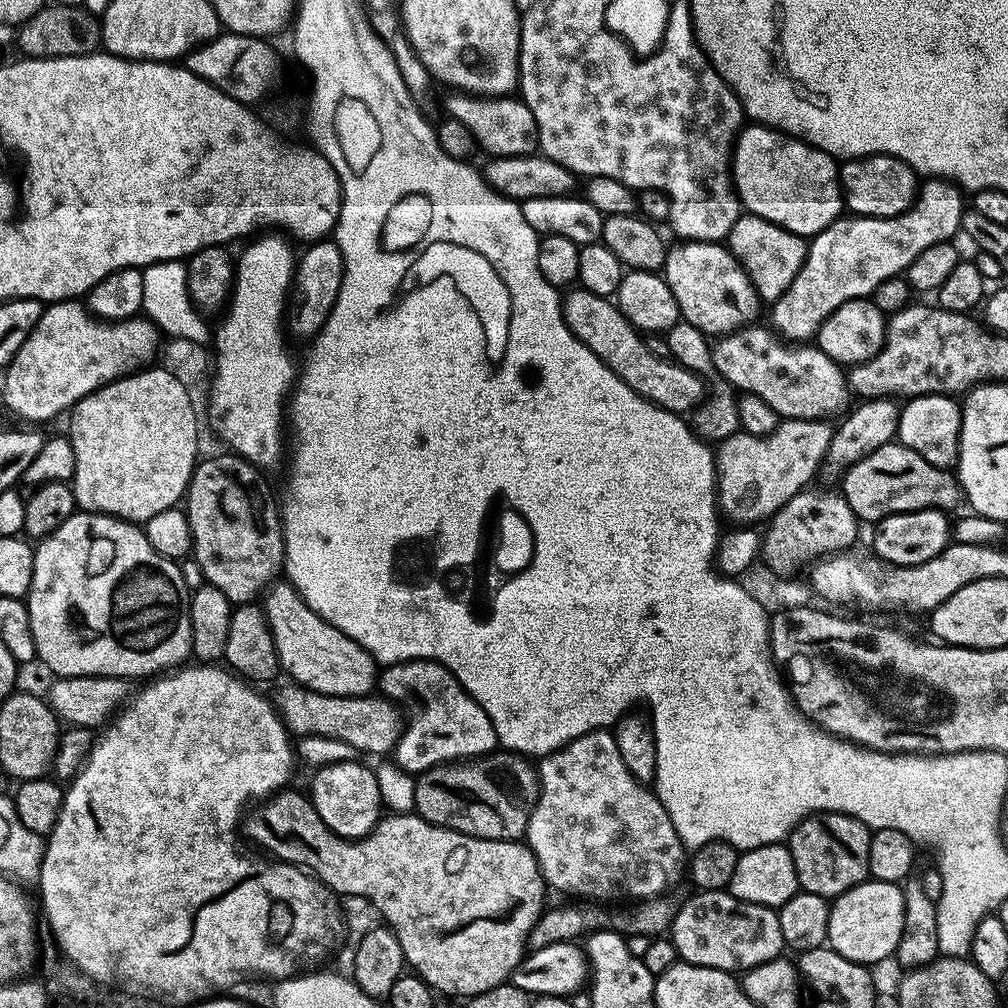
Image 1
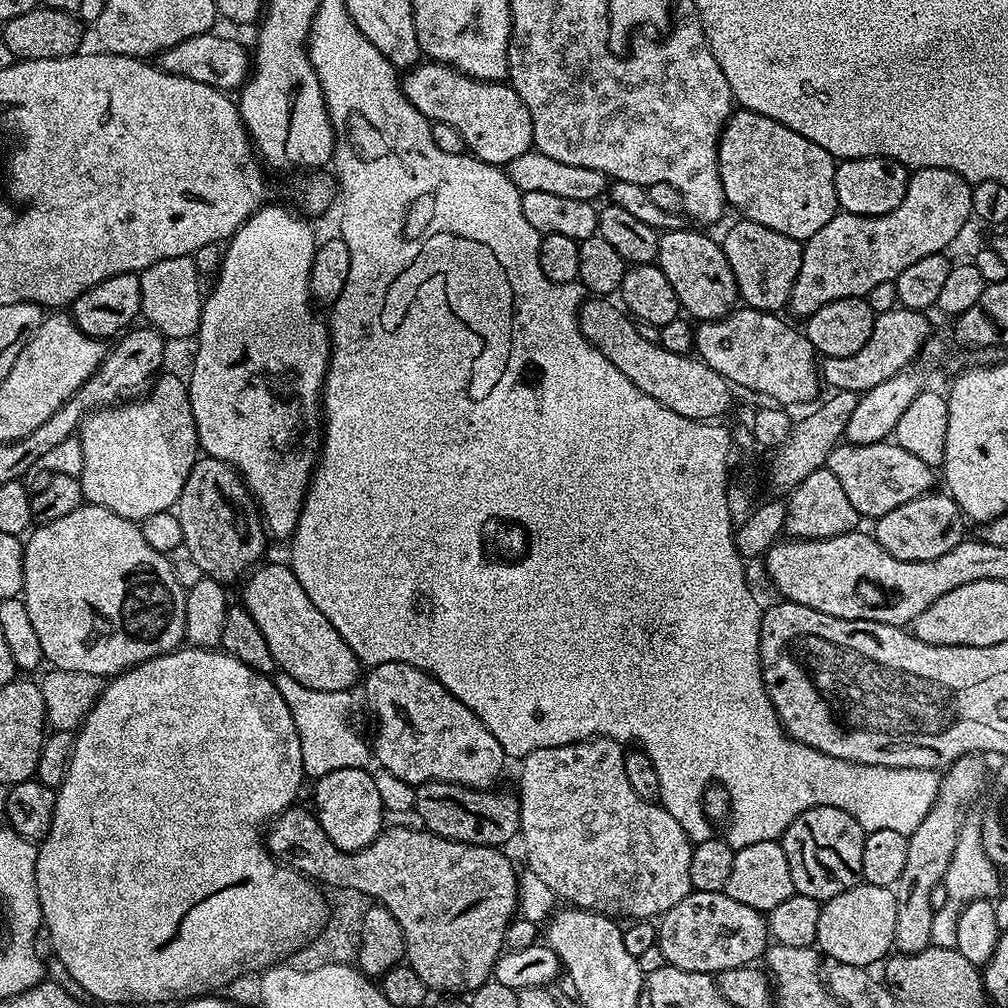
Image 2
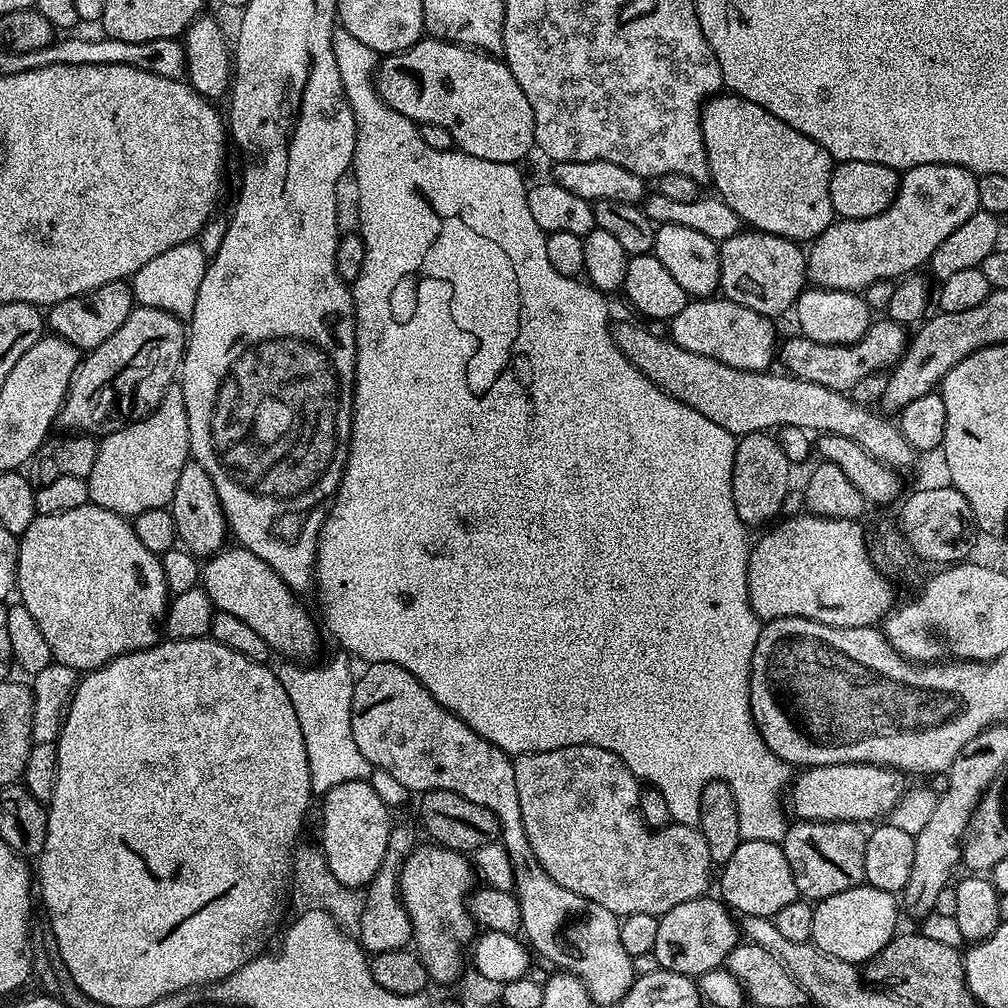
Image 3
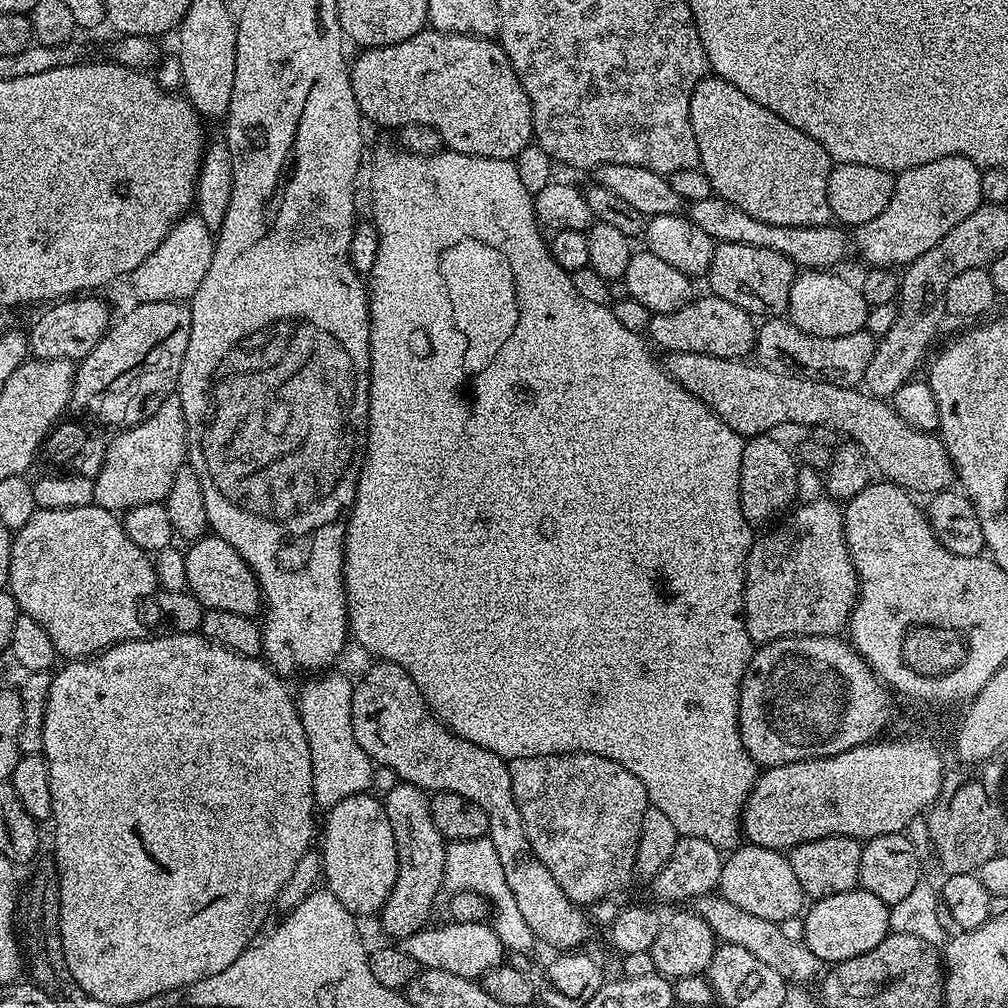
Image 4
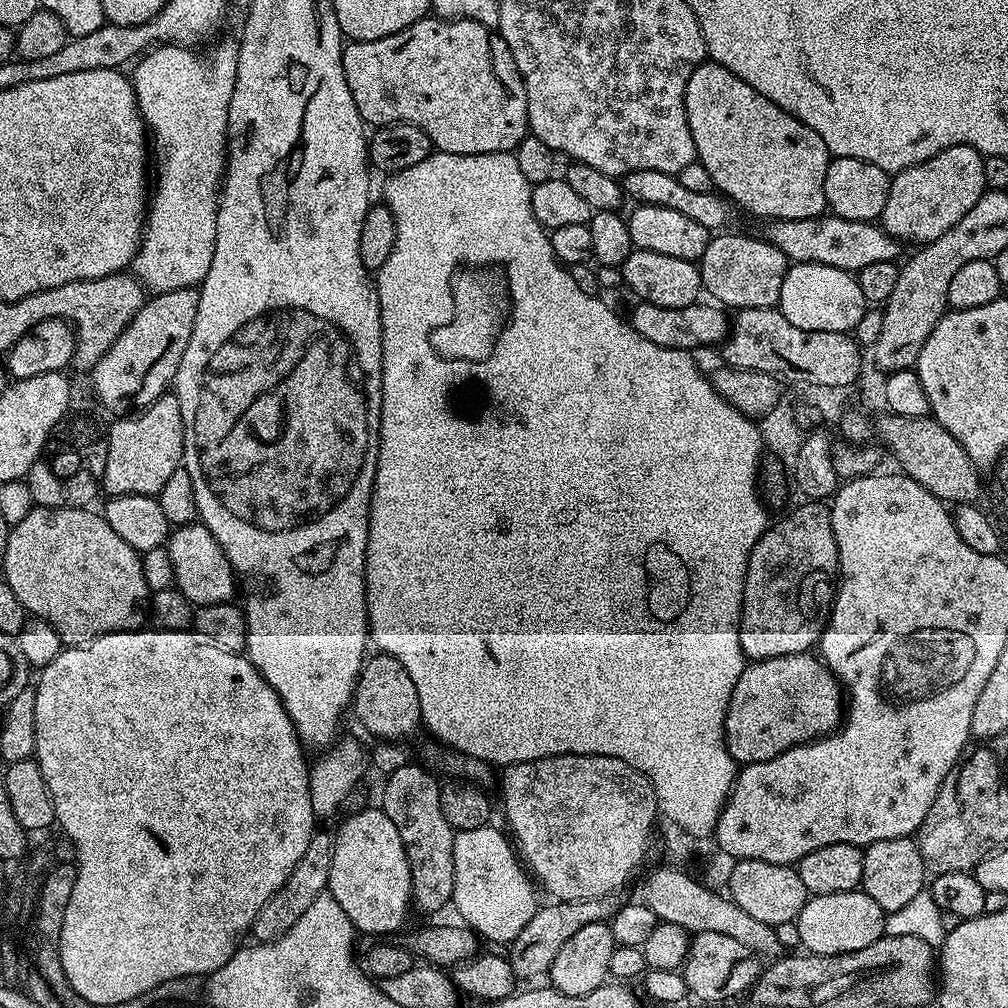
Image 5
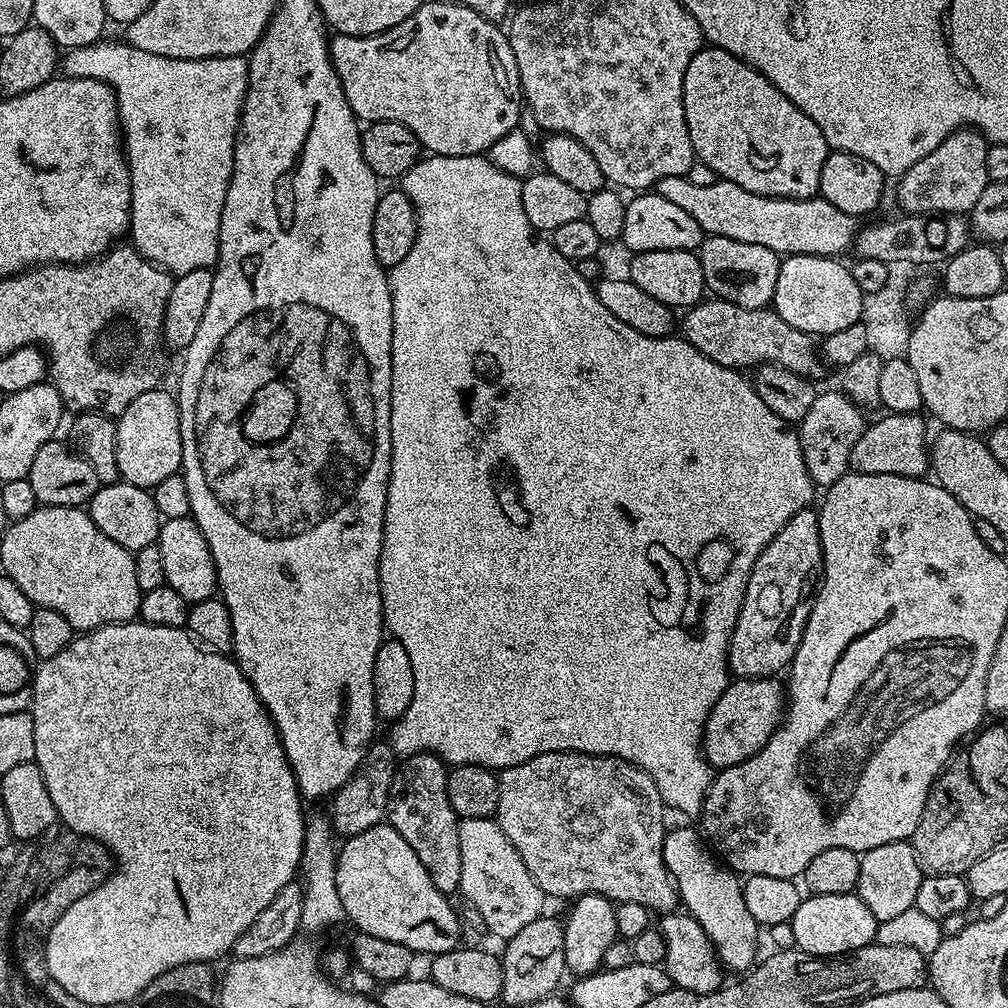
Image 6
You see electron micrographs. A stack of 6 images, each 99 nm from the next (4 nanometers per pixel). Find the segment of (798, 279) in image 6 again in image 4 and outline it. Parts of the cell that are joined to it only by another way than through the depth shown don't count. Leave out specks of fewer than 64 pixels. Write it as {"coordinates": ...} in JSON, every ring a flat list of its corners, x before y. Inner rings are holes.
{"coordinates":[[804,270,797,275,790,290,787,315,806,334,818,334,822,338,838,338,842,334,854,334,867,325,870,311,859,287,843,280,832,270]]}

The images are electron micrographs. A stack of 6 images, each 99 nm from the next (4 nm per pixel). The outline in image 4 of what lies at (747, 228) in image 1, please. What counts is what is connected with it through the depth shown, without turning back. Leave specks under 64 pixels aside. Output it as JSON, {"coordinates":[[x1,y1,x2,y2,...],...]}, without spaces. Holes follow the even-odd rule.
{"coordinates":[[738,242,717,243,706,273,711,295,726,298,742,310,760,318,780,318,787,313,790,290,798,269,786,254,762,246,742,246]]}

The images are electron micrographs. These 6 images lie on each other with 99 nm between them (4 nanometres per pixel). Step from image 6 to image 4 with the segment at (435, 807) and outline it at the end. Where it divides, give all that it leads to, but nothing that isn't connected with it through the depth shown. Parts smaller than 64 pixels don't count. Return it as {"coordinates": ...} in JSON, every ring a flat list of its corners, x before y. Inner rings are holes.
{"coordinates":[[396,782,393,785,382,796,382,803,386,818,390,818,390,830,394,830,398,874,386,902,379,910,378,921,386,935,393,936,396,939,393,941,402,942,410,934,418,934,418,930,429,927,431,920,428,919,436,904,436,891,445,887,446,841,438,826,434,826,428,805,429,793,413,784]]}

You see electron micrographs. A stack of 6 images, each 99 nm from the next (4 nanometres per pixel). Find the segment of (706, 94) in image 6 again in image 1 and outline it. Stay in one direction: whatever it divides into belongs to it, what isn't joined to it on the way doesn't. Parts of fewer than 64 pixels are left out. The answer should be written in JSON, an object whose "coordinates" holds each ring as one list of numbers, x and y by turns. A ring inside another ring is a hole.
{"coordinates":[[755,122,741,127,736,137,732,150,732,183,741,205,751,215,781,224,805,238,826,230,826,226,841,219,846,208,844,193,840,190,840,169,833,156]]}

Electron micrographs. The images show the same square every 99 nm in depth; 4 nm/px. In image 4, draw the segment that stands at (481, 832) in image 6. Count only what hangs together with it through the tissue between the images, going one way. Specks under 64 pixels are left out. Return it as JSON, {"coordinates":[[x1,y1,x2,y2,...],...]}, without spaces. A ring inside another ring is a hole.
{"coordinates":[[491,839,454,840,446,847,446,866,444,867,444,883,453,893,473,891,490,905,490,923,504,943,505,949,512,952,528,952,537,947,536,935,526,926,526,918,518,911,518,901,506,882,506,870,502,870,502,861,498,858,498,850,494,850]]}

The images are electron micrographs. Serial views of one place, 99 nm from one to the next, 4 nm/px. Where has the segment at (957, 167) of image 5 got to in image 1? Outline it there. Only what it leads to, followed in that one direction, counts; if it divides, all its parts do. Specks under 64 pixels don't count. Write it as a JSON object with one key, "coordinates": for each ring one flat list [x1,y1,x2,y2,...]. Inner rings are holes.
{"coordinates":[[928,178,919,185,916,203,900,216,848,214,835,220,830,226,826,226,826,230,811,237,808,256,804,259,802,270,798,270,794,282,790,282,786,294,782,294,782,298,778,298,771,305,773,324,771,327,785,341,811,341,819,332,822,322,826,322,826,318,830,314,834,314,834,310,838,310,838,306,851,300,871,297,876,288,882,286,882,282,907,273,910,262,914,262,914,258,918,258,918,254,922,254,922,250,926,250,926,246,951,241,952,235,960,232,960,219,966,211,966,200,960,196,963,196,961,189,957,188,951,180]]}

